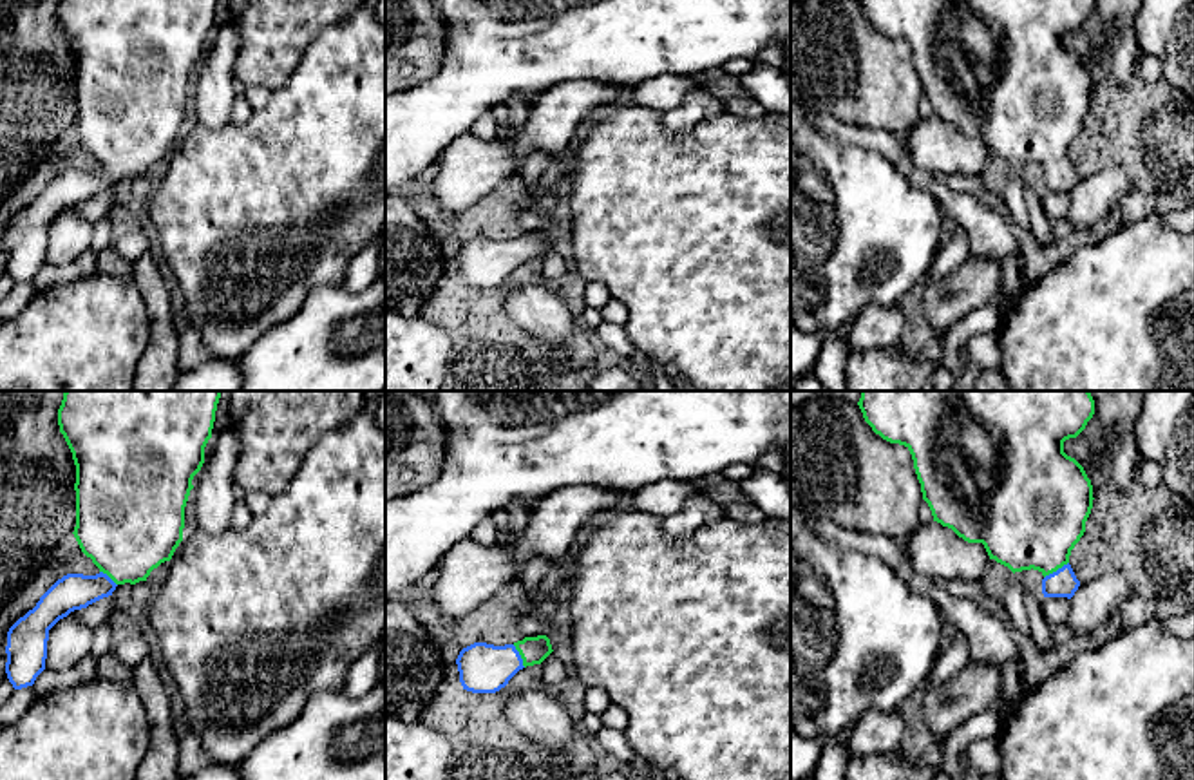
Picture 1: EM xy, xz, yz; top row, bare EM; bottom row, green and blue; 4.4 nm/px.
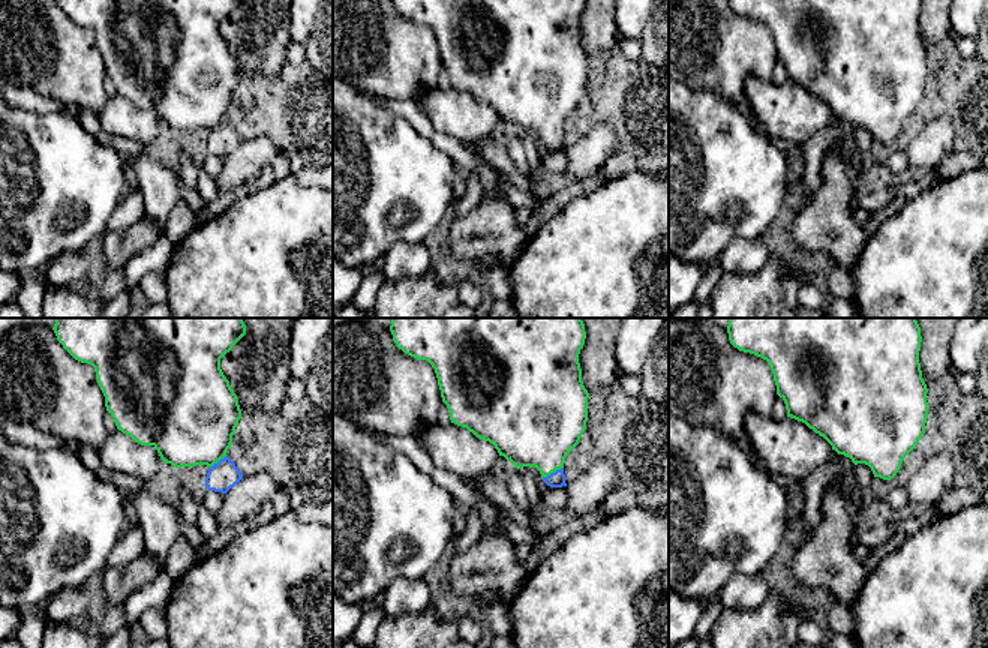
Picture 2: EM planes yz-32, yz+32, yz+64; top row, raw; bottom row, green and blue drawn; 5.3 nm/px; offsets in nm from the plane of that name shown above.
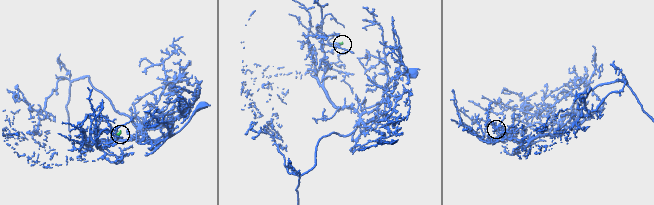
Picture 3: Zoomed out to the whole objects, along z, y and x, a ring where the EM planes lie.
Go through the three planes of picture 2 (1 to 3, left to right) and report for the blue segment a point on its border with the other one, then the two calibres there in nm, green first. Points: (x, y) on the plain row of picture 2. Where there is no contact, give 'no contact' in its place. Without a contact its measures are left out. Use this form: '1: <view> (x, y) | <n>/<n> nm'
1: yz-32 (216, 126) | 460/160 nm
2: yz+32 (552, 135) | 420/90 nm
3: no contact

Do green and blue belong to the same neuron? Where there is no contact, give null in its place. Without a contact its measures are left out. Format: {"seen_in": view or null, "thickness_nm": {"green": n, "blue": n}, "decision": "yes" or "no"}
{"seen_in": "yz", "thickness_nm": {"green": 440, "blue": 130}, "decision": "yes"}

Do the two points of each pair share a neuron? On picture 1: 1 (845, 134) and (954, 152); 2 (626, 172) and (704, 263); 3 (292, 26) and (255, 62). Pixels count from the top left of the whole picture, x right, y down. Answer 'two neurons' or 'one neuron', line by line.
1: two neurons
2: one neuron
3: one neuron

